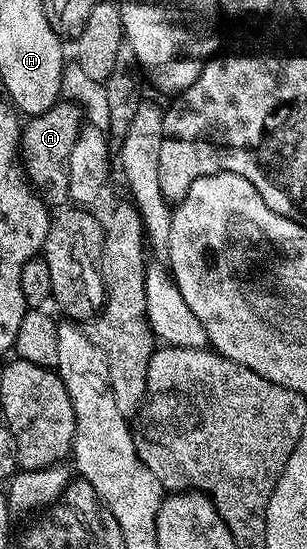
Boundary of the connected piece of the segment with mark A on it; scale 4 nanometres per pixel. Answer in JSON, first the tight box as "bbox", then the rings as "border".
{"bbox":[19,100,83,208],"border":[[[59,100],[47,112],[34,114],[21,127],[19,153],[34,190],[53,208],[61,208],[69,202],[69,165],[71,151],[83,125],[83,111],[73,101]]]}

